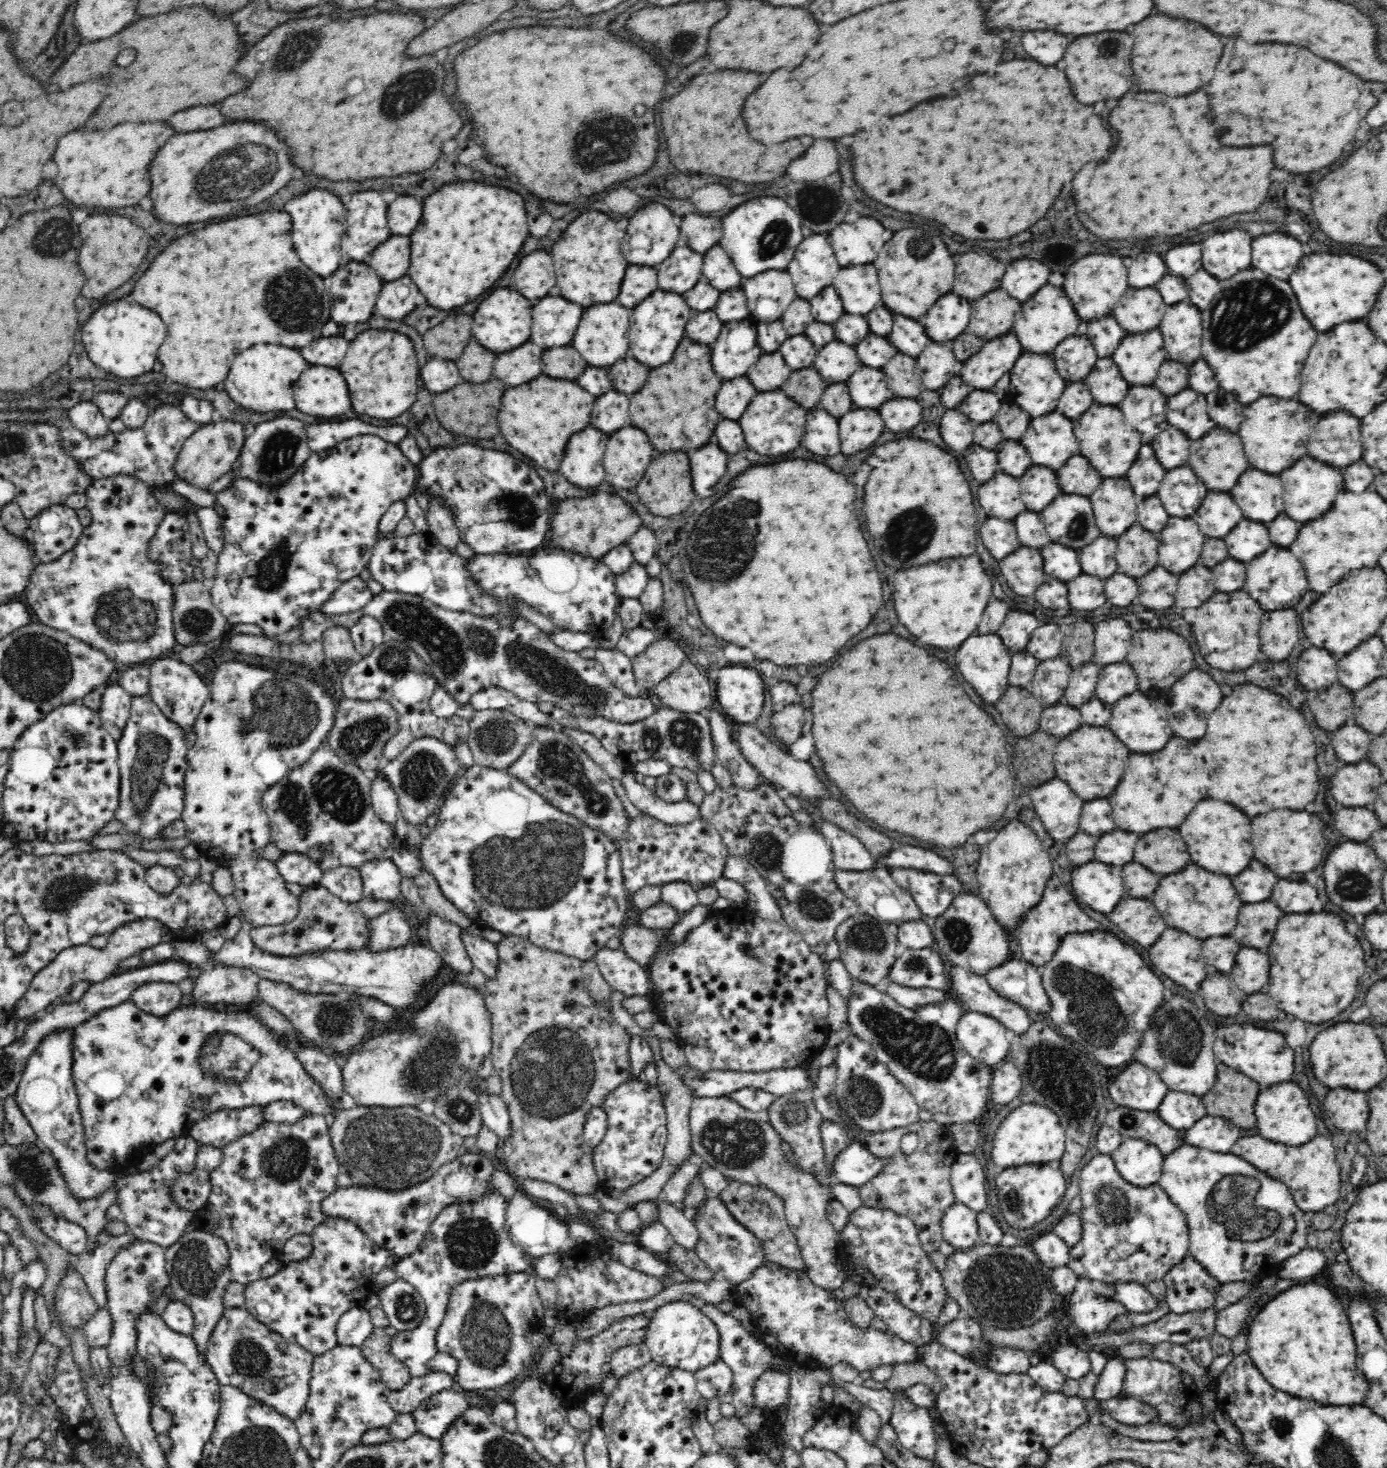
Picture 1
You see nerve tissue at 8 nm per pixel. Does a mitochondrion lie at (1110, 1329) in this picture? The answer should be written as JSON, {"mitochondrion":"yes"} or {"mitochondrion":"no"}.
{"mitochondrion":"no"}

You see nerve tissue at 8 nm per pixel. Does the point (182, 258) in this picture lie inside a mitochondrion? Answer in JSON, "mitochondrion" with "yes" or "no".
{"mitochondrion":"no"}

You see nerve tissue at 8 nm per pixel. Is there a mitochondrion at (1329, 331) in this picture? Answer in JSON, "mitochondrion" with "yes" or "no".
{"mitochondrion":"no"}

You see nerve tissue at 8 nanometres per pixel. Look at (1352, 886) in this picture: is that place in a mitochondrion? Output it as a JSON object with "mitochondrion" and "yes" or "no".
{"mitochondrion":"yes"}

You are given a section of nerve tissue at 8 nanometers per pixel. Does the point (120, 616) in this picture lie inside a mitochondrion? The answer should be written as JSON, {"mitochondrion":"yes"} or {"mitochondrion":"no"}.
{"mitochondrion":"yes"}

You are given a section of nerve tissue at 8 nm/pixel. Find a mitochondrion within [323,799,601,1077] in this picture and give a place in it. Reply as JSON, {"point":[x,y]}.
{"point":[533,867]}

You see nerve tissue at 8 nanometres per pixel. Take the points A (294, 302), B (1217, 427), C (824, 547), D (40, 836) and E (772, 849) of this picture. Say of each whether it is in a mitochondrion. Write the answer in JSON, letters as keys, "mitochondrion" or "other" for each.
{"A":"mitochondrion","B":"other","C":"other","D":"other","E":"mitochondrion"}

